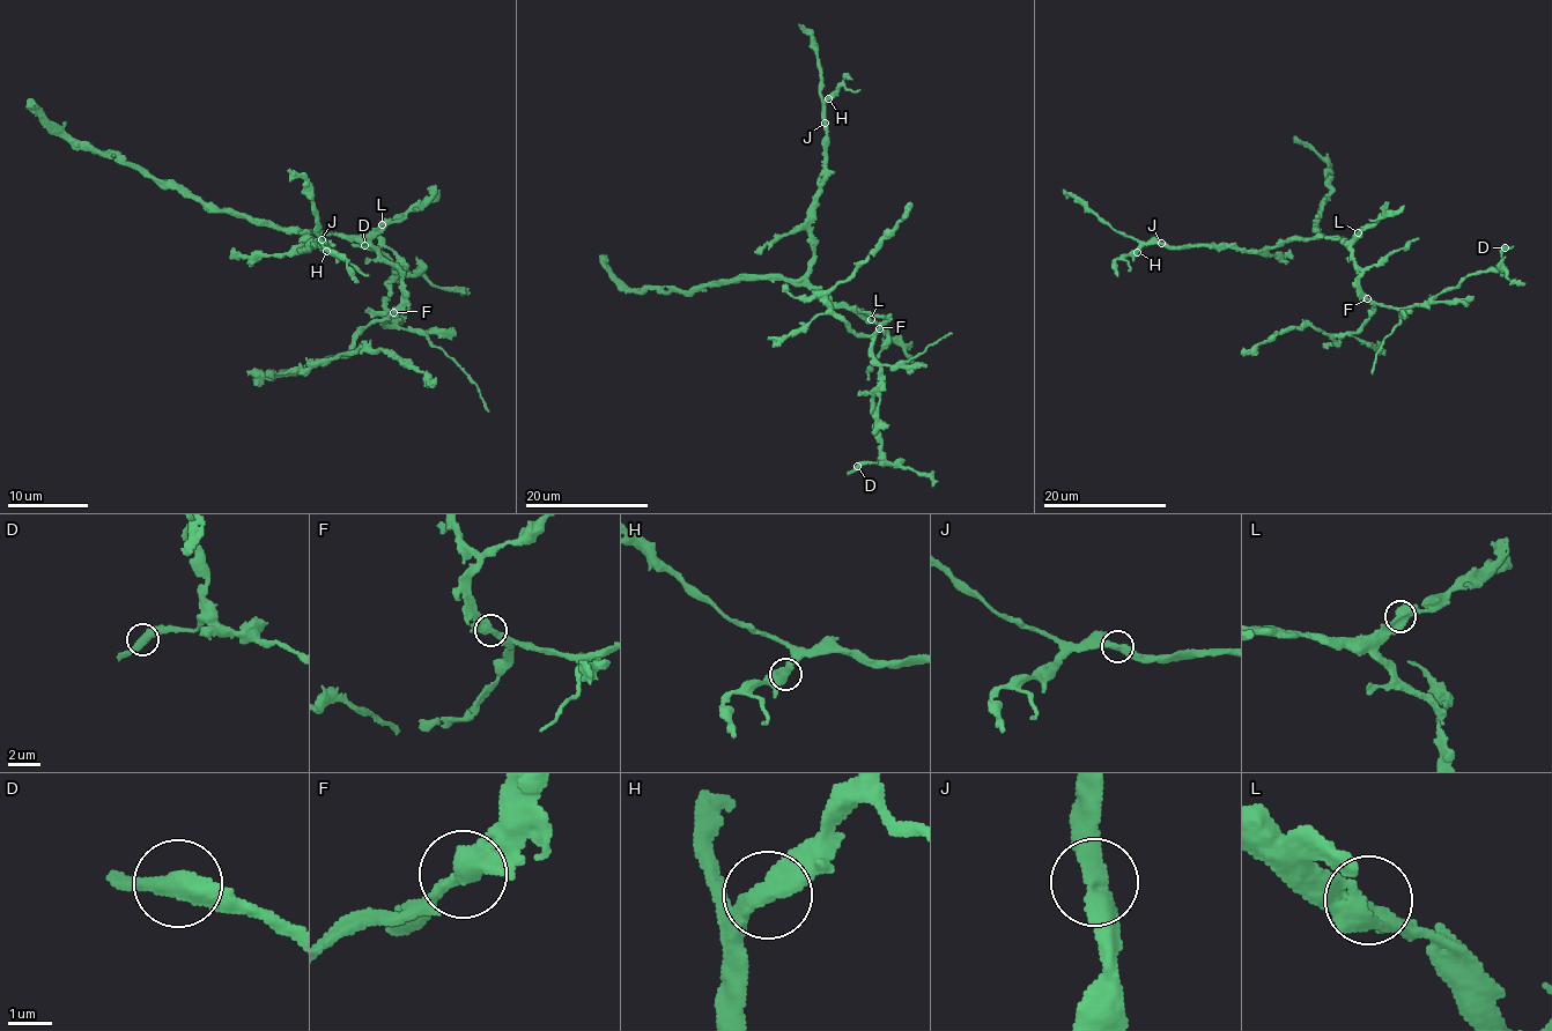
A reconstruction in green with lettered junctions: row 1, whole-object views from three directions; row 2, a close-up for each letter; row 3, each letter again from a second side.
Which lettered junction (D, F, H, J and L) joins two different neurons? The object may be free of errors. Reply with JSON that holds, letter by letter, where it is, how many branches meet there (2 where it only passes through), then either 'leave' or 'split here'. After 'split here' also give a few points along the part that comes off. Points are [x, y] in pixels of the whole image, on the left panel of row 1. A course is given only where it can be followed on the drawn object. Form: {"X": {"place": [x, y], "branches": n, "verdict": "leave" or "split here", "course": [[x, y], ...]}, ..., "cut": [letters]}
{"D": {"place": [364, 245], "branches": 2, "verdict": "leave"}, "F": {"place": [393, 312], "branches": 2, "verdict": "leave"}, "H": {"place": [326, 251], "branches": 2, "verdict": "leave"}, "J": {"place": [322, 239], "branches": 2, "verdict": "leave"}, "L": {"place": [382, 224], "branches": 2, "verdict": "leave"}, "cut": []}

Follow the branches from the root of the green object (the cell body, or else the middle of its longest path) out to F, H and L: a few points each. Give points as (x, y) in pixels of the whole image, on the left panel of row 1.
F: (331, 235), (346, 235), (370, 243), (400, 273), (403, 304), (394, 312)
H: (331, 235), (298, 232), (307, 235), (305, 249), (309, 245), (323, 245), (323, 238), (327, 251)
L: (331, 235), (370, 235), (382, 224)

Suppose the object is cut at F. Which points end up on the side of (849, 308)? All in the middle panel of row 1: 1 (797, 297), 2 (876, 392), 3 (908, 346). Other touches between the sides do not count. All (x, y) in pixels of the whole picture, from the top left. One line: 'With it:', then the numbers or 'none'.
With it: 3

